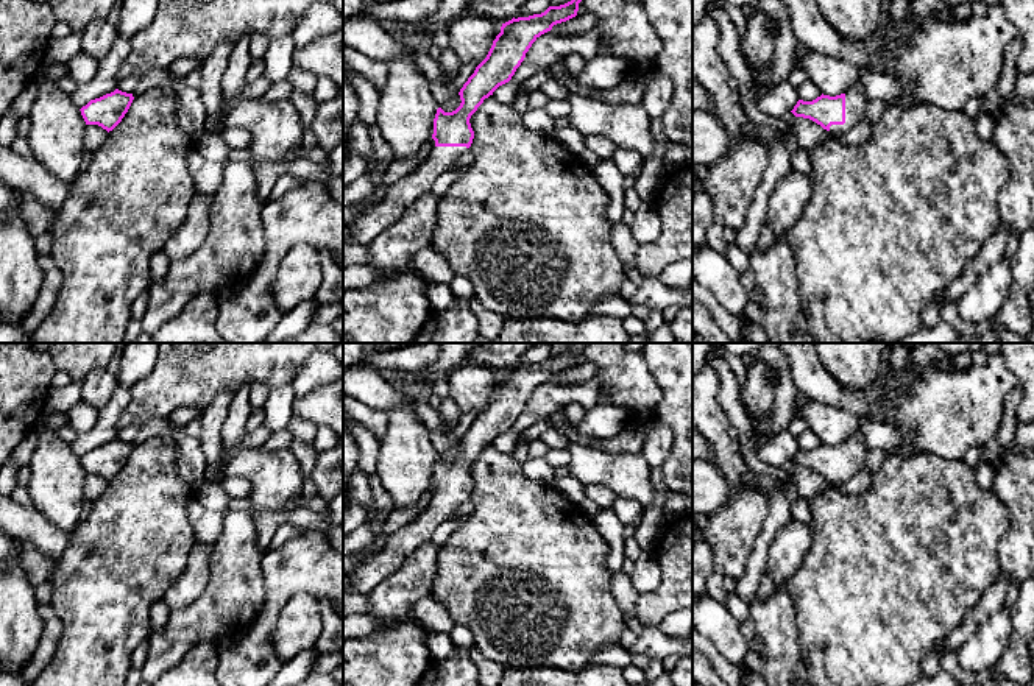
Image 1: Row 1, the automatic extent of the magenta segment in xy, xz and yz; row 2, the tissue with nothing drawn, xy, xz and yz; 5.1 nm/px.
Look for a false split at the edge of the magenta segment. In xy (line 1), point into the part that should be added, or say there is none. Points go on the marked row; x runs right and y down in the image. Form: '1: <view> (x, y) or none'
1: none

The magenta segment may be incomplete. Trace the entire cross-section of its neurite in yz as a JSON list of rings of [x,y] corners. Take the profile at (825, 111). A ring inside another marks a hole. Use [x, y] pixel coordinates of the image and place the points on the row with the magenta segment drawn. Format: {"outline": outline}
{"outline": [[[855,81],[841,95],[830,97],[822,94],[813,101],[799,100],[791,112],[795,117],[816,122],[834,136],[841,136],[866,118],[867,103],[869,98],[862,86]]]}

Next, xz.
{"outline": [[[571,0],[560,6],[549,6],[541,14],[513,17],[502,23],[487,58],[460,89],[460,106],[452,112],[437,109],[432,134],[435,147],[429,156],[413,172],[395,181],[376,207],[356,217],[349,225],[349,243],[370,245],[410,204],[430,192],[432,184],[452,168],[455,161],[471,147],[474,139],[471,115],[499,86],[512,80],[526,53],[541,34],[577,16],[580,2]]]}

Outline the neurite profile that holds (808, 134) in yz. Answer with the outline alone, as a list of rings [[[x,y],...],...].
[[[795,117],[791,123],[791,133],[795,136],[802,150],[809,150],[834,136],[816,122],[803,117]]]

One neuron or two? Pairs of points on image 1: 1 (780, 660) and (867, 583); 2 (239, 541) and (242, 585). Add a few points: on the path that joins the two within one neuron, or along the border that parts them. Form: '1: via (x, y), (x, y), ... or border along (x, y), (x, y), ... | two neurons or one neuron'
1: border along (794, 607), (800, 657), (807, 669) | two neurons
2: via (239, 552), (239, 574) | one neuron

